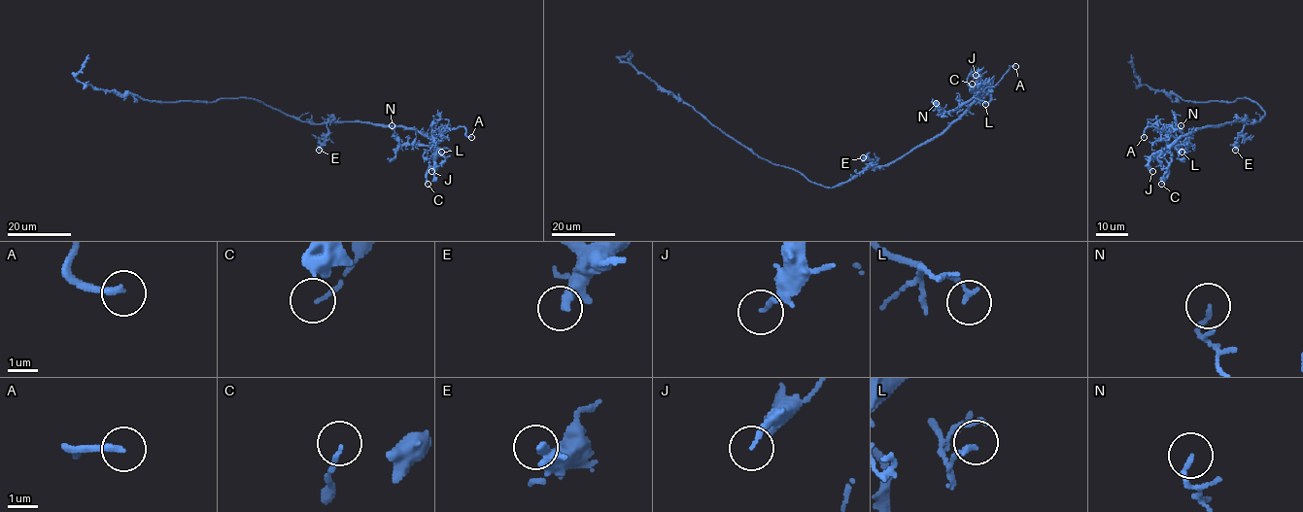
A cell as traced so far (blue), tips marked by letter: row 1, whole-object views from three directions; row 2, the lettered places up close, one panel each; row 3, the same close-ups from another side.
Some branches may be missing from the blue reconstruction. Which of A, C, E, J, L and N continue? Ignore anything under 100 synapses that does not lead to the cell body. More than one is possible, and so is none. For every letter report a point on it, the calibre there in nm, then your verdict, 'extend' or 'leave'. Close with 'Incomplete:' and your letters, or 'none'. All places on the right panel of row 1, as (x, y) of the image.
A: place (1144, 137); calibre 220 nm; extend
C: place (1161, 184); calibre 110 nm; leave
E: place (1235, 150); calibre 360 nm; leave
J: place (1152, 171); calibre 150 nm; leave
L: place (1182, 152); calibre 160 nm; leave
N: place (1181, 125); calibre 140 nm; leave
Incomplete: A

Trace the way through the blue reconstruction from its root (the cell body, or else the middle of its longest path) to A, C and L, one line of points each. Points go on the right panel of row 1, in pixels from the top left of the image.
A: (1259, 107), (1265, 115), (1252, 123), (1227, 121), (1196, 127), (1178, 138), (1150, 126), (1146, 129), (1144, 137)
C: (1259, 107), (1265, 115), (1252, 123), (1227, 121), (1183, 134), (1163, 154), (1168, 174), (1161, 184)
L: (1259, 107), (1265, 115), (1252, 123), (1227, 121), (1196, 127), (1182, 135), (1173, 144), (1178, 154), (1182, 152)

